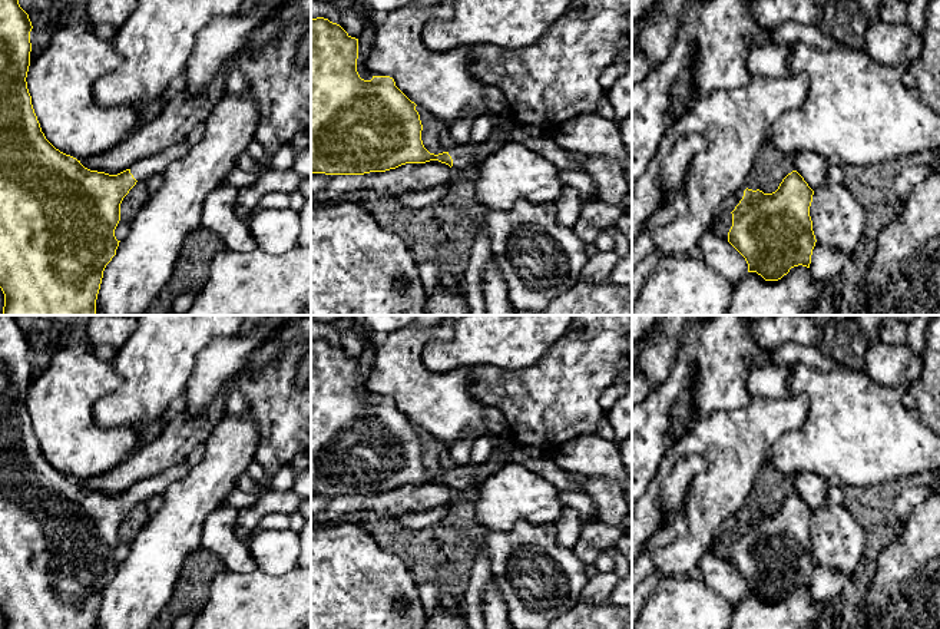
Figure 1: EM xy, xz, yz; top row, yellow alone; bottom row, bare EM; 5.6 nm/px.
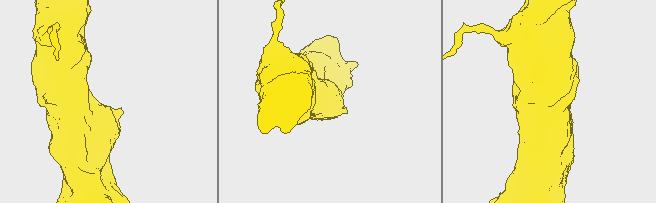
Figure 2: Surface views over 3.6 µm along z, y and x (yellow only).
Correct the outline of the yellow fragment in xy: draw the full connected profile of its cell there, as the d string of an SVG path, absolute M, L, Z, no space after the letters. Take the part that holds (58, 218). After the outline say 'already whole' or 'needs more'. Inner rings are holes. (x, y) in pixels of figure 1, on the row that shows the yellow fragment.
M0 0L0 288L4 294L1 315L96 315L103 271L120 242L115 229L120 221L123 198L138 182L162 173L191 148L183 140L159 155L136 160L118 175L90 171L76 158L56 149L42 132L27 89L32 29L29 14L19 0Z | needs more

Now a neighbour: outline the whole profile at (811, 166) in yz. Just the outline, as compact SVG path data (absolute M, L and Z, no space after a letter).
M811 150L794 155L794 171L804 178L812 191L825 183L828 165L827 159Z

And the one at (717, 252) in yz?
M706 231L698 246L702 252L702 259L721 275L726 277L734 287L748 275L748 264L745 258L728 242L728 239L714 235Z

